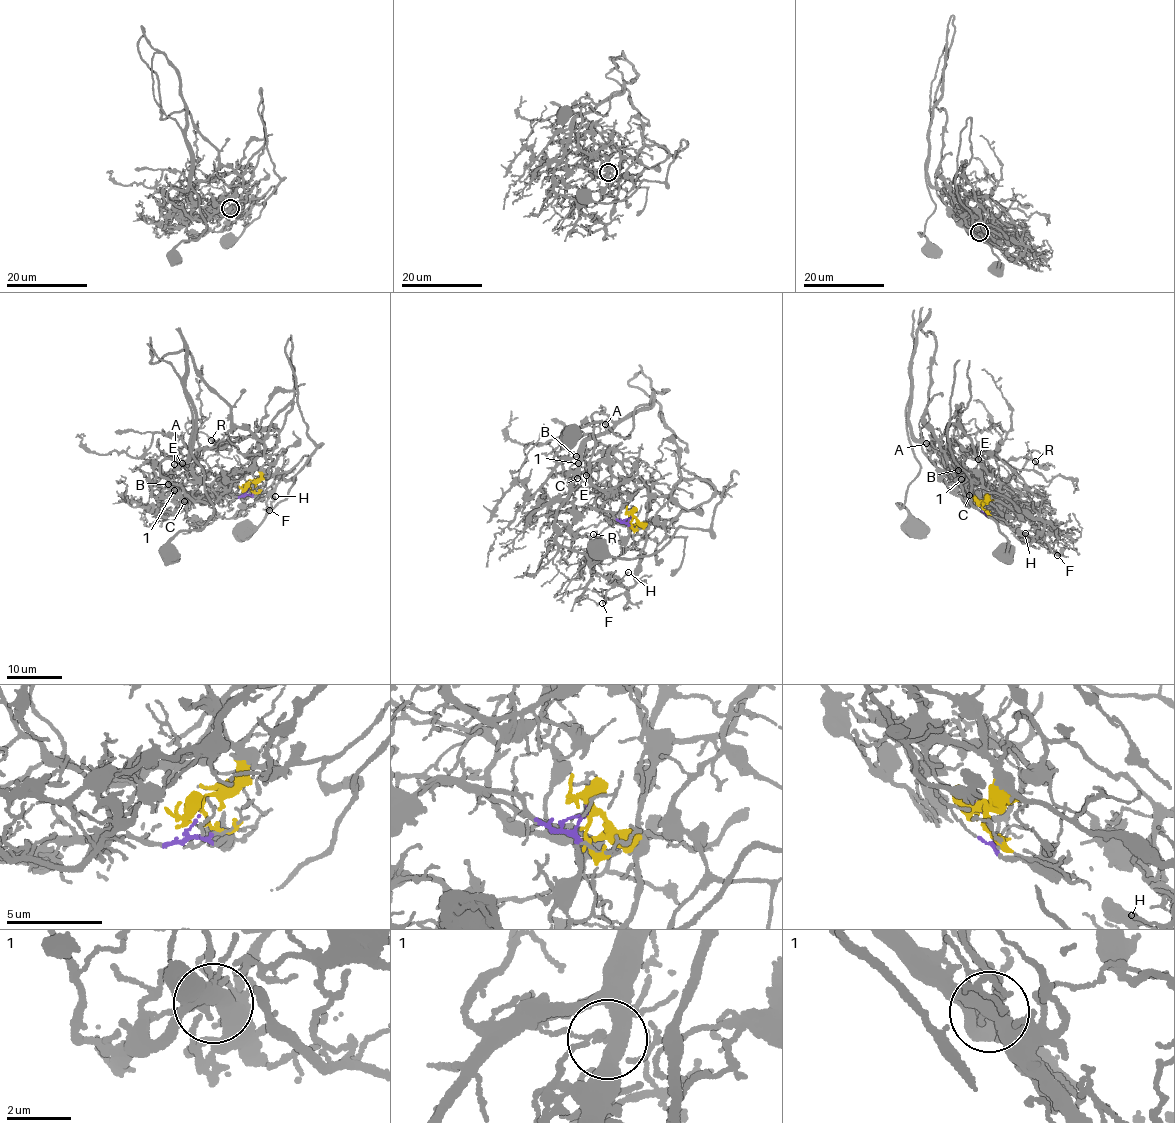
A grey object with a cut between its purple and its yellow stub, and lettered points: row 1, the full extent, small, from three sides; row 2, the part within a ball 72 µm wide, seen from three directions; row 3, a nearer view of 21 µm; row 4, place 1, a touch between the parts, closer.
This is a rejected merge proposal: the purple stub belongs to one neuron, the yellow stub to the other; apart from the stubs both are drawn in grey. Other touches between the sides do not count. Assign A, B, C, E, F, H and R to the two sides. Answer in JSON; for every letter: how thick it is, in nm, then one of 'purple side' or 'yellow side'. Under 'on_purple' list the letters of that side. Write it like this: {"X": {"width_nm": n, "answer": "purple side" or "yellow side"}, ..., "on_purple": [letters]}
{"A": {"width_nm": 120, "answer": "purple side"}, "B": {"width_nm": 110, "answer": "purple side"}, "C": {"width_nm": 150, "answer": "purple side"}, "E": {"width_nm": 100, "answer": "purple side"}, "F": {"width_nm": 160, "answer": "yellow side"}, "H": {"width_nm": 150, "answer": "yellow side"}, "R": {"width_nm": 90, "answer": "yellow side"}, "on_purple": ["A", "B", "C", "E"]}

